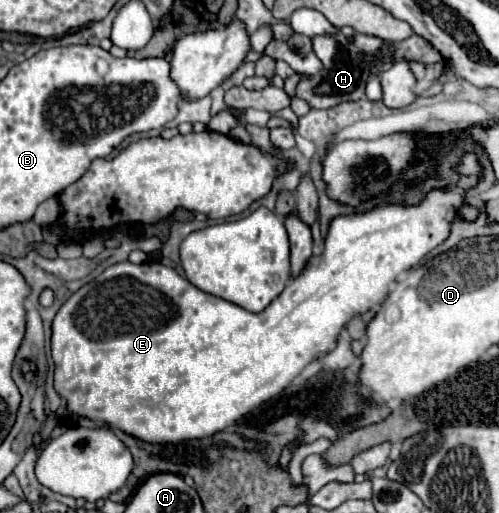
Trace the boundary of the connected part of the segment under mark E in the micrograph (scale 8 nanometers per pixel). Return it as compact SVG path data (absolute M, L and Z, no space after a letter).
M468 152L462 156L460 164L456 166L456 172L460 176L460 180L448 188L436 188L426 192L424 200L418 206L402 206L402 204L384 204L378 208L372 208L368 212L362 214L348 214L348 216L336 216L330 226L328 226L328 234L324 240L324 252L320 256L312 256L302 274L292 278L286 288L282 290L282 294L278 298L274 298L260 314L248 312L242 306L236 306L228 300L222 300L218 296L206 294L202 290L198 290L194 284L190 284L184 276L180 276L174 268L164 266L160 262L144 262L144 264L132 264L132 262L120 262L114 264L110 268L106 268L100 276L96 276L92 282L84 284L78 292L74 292L68 302L58 310L54 324L52 324L52 358L54 358L54 388L56 392L68 400L68 410L76 416L88 416L92 420L102 420L114 428L124 430L126 434L132 434L144 442L150 444L168 444L168 442L182 442L182 440L196 440L198 436L212 436L214 432L220 432L232 424L236 424L240 418L244 418L246 414L250 414L252 410L256 410L258 406L262 406L264 402L272 400L276 394L280 394L284 388L290 386L290 382L314 360L326 356L328 352L332 352L336 348L338 342L338 334L340 330L354 318L354 316L362 316L366 314L372 306L382 304L388 296L388 288L390 284L398 278L398 274L408 272L410 268L414 268L430 250L434 250L438 244L442 244L448 236L450 236L450 220L448 220L448 212L454 210L460 218L474 222L480 214L478 208L464 204L464 194L468 188L474 188L478 184L478 180L482 178L482 166L478 162L478 156L474 152Z

